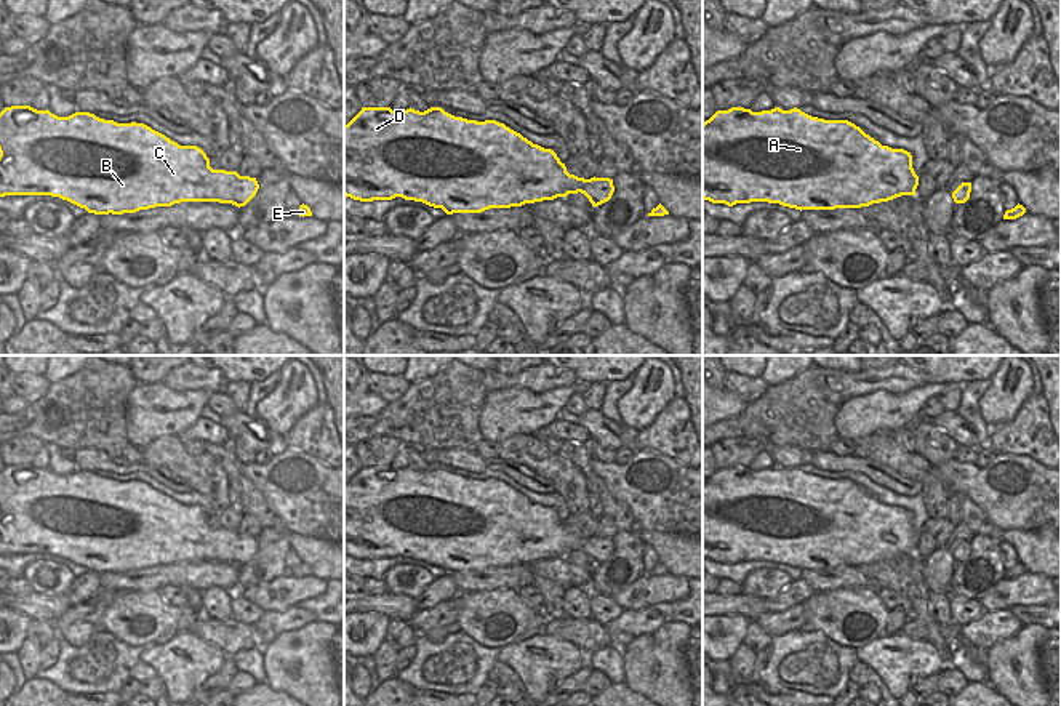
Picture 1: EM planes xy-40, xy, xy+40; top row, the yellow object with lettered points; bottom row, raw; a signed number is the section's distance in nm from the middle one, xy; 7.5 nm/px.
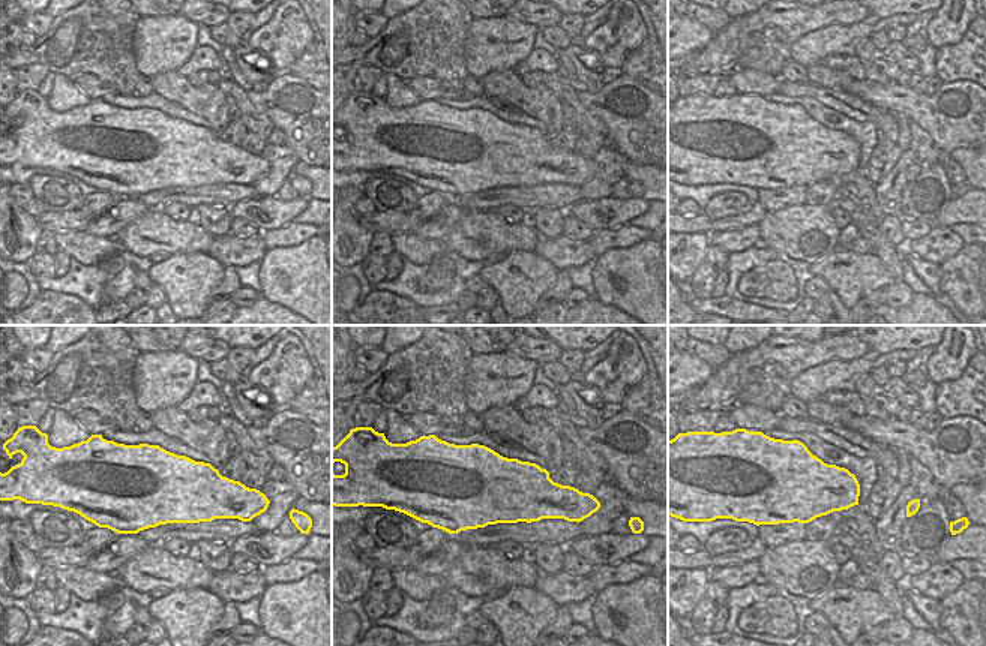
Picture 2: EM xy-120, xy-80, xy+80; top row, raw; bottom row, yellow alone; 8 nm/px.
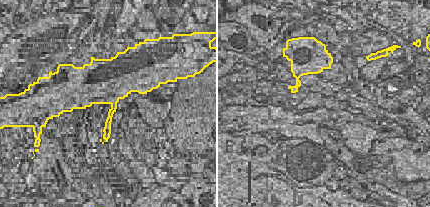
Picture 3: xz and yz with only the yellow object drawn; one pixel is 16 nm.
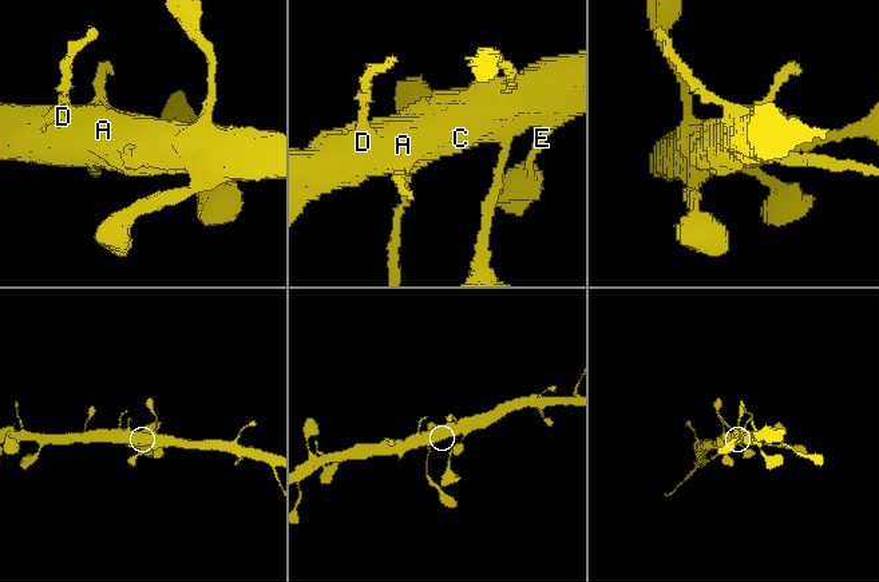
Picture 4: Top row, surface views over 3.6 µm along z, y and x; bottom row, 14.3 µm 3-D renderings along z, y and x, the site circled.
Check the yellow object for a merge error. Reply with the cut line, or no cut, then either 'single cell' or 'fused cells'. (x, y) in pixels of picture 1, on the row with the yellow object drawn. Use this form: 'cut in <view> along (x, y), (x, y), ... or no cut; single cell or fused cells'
no cut; single cell

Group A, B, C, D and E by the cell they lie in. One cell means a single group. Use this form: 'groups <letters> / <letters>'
groups A B C D E

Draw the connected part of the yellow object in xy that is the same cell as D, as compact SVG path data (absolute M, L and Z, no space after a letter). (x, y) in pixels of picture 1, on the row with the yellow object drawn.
M362 107L344 125L344 195L354 200L402 197L453 215L522 207L578 192L599 207L611 199L613 179L570 174L552 149L533 144L496 120L467 120L442 107L424 112Z

